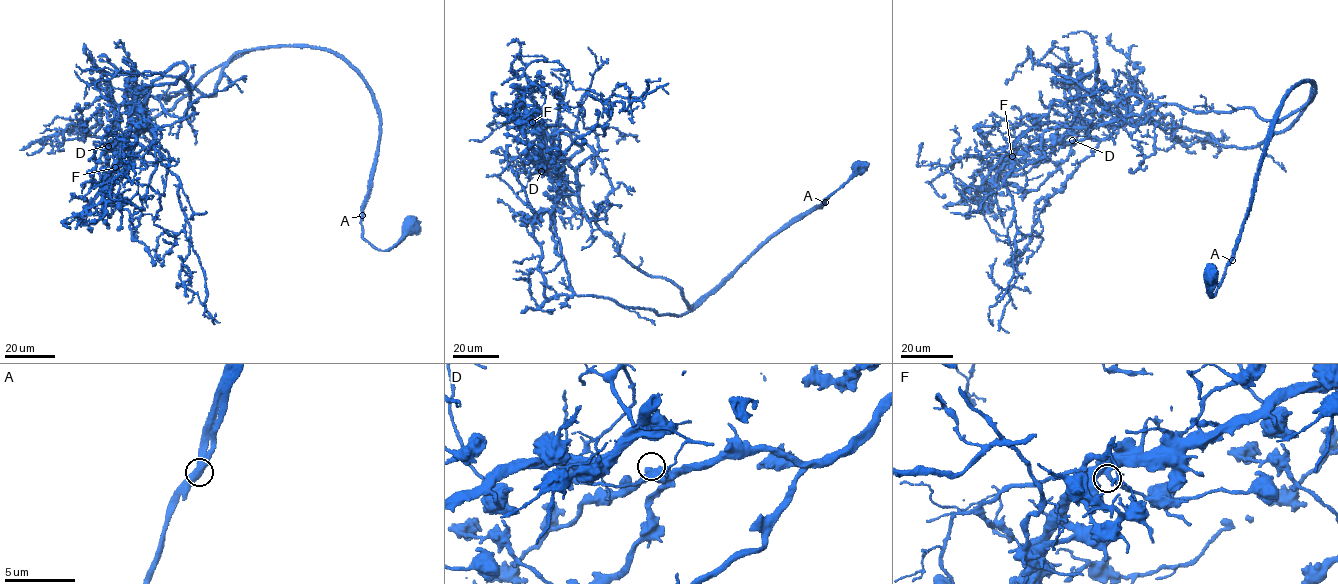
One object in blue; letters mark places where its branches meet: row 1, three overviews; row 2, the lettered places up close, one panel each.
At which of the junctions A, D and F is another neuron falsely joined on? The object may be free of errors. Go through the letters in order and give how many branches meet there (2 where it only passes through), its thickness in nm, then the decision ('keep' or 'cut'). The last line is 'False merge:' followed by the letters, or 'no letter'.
A: 2 branches meet; 500 nm thick; cut
D: 2 branches meet; 480 nm thick; keep
F: 2 branches meet; 400 nm thick; keep
False merge: A

